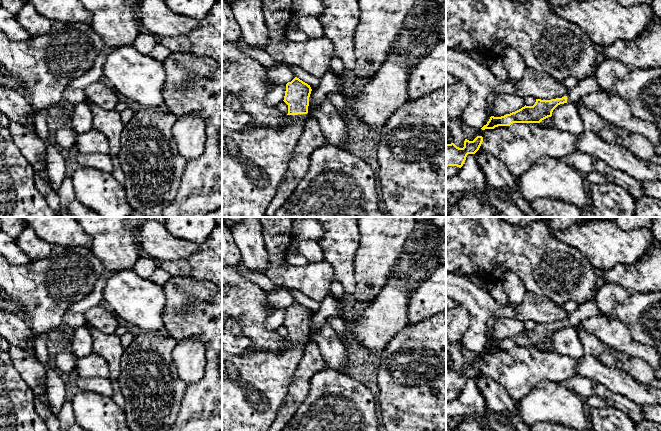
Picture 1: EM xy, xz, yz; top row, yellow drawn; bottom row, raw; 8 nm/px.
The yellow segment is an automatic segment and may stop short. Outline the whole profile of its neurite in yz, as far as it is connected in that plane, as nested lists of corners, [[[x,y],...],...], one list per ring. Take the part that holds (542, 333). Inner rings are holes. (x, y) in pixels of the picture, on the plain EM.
[[[594,299],[579,304],[577,309],[562,322],[551,324],[536,323],[533,330],[524,330],[521,333],[501,341],[491,340],[486,349],[481,353],[494,353],[498,350],[510,350],[513,347],[540,347],[542,344],[551,341],[553,334],[560,328],[575,327],[581,321],[599,316],[600,310]]]

